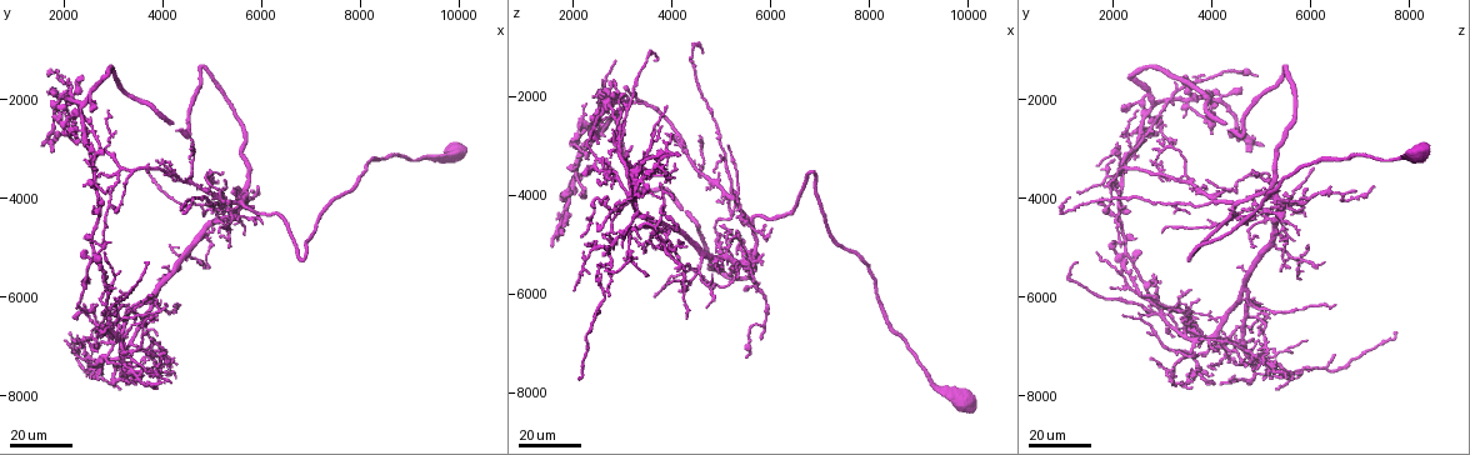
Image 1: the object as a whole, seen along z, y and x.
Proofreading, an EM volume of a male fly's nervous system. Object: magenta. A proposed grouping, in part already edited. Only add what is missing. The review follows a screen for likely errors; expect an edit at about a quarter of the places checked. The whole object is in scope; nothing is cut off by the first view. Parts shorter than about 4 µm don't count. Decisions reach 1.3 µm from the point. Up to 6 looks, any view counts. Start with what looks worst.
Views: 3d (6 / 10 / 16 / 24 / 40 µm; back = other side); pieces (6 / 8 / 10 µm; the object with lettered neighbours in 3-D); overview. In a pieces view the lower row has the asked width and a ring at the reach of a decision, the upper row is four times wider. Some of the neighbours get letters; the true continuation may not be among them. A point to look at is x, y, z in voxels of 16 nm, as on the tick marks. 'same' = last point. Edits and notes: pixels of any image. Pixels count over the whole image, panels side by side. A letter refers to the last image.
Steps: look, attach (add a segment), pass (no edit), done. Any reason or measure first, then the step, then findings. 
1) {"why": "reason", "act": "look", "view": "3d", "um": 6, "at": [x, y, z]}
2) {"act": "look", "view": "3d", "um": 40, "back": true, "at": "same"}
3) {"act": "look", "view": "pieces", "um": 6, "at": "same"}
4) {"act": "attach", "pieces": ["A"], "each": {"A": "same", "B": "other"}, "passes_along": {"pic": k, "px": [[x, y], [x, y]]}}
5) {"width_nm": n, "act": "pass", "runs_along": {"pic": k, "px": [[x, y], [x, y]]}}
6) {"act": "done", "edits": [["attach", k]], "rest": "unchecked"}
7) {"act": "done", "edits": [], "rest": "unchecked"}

{"why": "free end", "act": "look", "view": "3d", "um": 24, "at": [4350, 2700, 4300]}

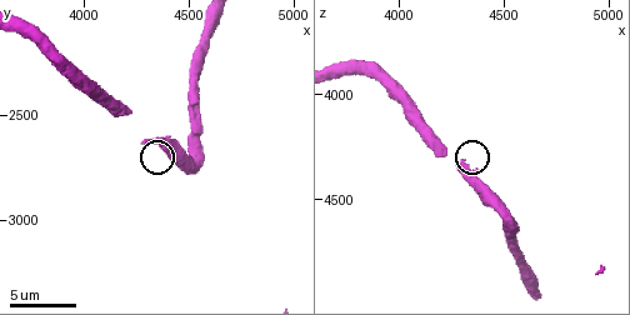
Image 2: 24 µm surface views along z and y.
{"act": "look", "view": "pieces", "um": 10, "at": [4290, 2620, 4340]}

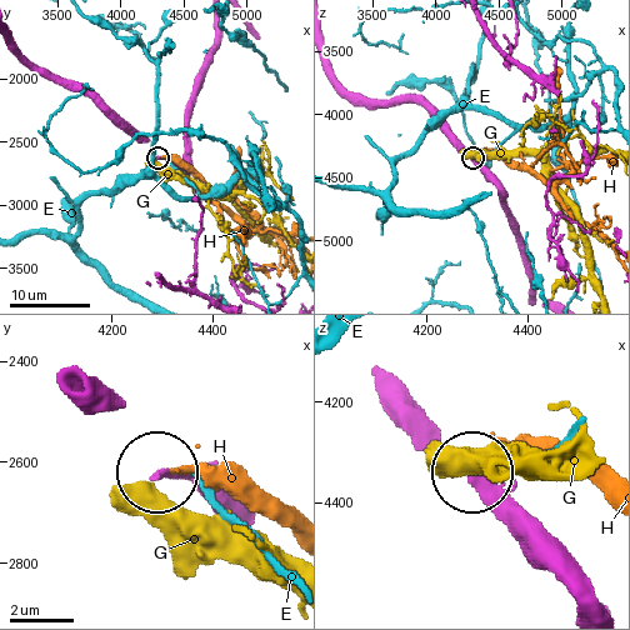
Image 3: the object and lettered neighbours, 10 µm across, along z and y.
{"act": "pass", "each": {"E": "other", "G": "other", "H": "other"}, "found": "no lettered segment goes on from it"}

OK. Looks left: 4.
{"act": "look", "view": "3d", "um": 16, "at": [2650, 3150, 2450]}

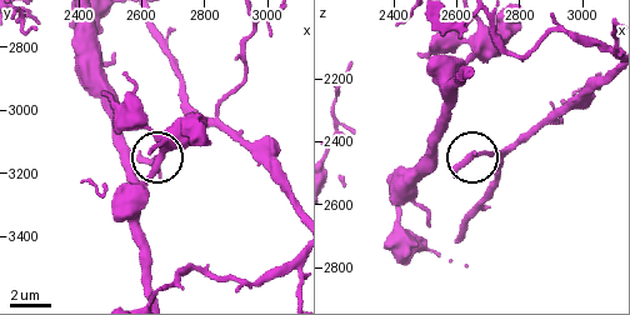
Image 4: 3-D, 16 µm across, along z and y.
{"act": "look", "view": "3d", "um": 6, "at": [2600, 3160, 2490]}

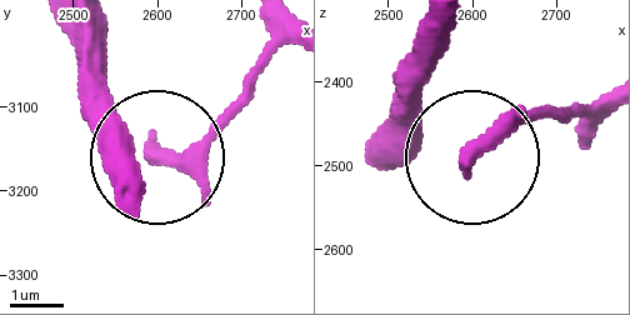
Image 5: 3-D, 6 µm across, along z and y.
{"why": "see the neighbours", "act": "look", "view": "pieces", "um": 8, "at": [2590, 3150, 2495]}

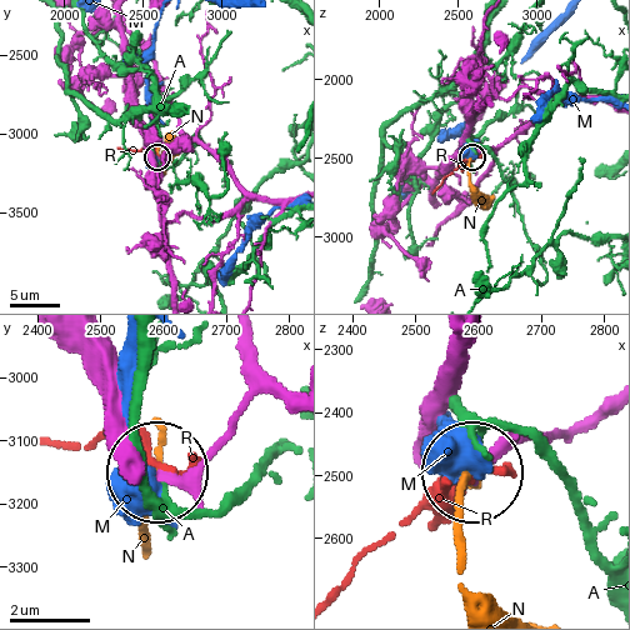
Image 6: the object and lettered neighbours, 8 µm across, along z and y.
{"act": "pass", "each": {"A": "other", "M": "other", "N": "other", "R": "other"}, "runs_along": {"pic": 6, "px": [[288, 406], [258, 394], [198, 460], [160, 470]]}, "found": "no lettered segment goes on from it"}

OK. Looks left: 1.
{"act": "done", "edits": [], "rest": "unchecked"}

